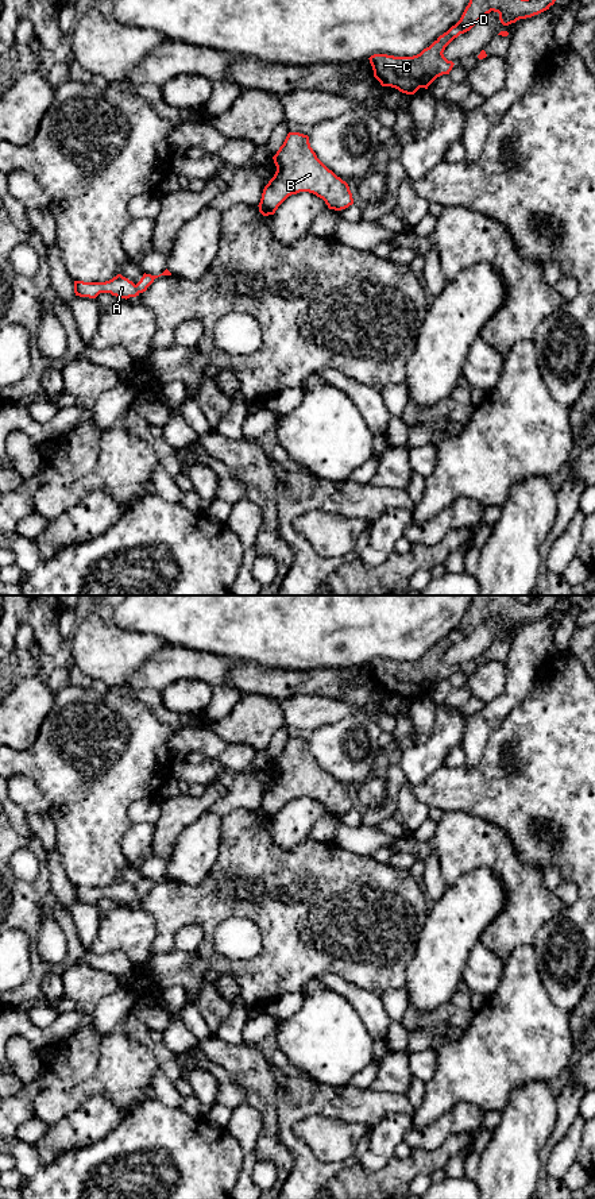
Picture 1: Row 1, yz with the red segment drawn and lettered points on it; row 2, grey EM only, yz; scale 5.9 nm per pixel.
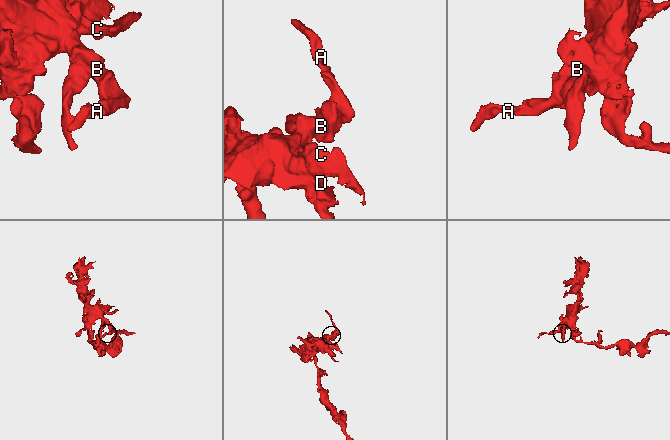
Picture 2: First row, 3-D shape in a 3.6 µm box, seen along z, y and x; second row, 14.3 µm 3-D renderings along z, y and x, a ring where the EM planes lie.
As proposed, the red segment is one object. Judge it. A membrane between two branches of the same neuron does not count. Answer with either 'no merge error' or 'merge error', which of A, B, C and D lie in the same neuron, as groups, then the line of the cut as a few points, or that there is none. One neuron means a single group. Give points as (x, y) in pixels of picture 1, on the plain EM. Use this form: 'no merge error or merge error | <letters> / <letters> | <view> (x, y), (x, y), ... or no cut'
no merge error | A B C D | no cut

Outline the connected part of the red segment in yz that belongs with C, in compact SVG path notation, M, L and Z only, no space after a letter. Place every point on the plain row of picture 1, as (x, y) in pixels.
M471 595L470 608L460 625L420 659L371 660L368 664L374 682L382 691L391 691L406 699L414 699L420 693L428 694L437 682L449 679L455 670L444 662L445 652L460 639L470 636L487 618L498 617L501 628L509 631L549 614L557 602L559 597L555 595L536 598L528 604L519 602L514 595Z

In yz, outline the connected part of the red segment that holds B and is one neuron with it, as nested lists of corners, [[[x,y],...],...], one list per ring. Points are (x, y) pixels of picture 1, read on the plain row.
[[[289,737],[273,764],[277,776],[264,791],[258,810],[263,821],[274,820],[289,801],[300,797],[316,799],[335,816],[353,809],[348,789],[317,763],[308,740]]]

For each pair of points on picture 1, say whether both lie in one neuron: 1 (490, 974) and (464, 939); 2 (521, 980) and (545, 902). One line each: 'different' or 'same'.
1: different
2: different

